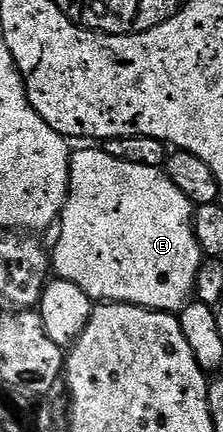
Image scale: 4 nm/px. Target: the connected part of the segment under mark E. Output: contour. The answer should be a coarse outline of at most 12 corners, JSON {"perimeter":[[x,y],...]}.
{"perimeter":[[71,155],[54,273],[179,312],[205,255],[158,166]]}

